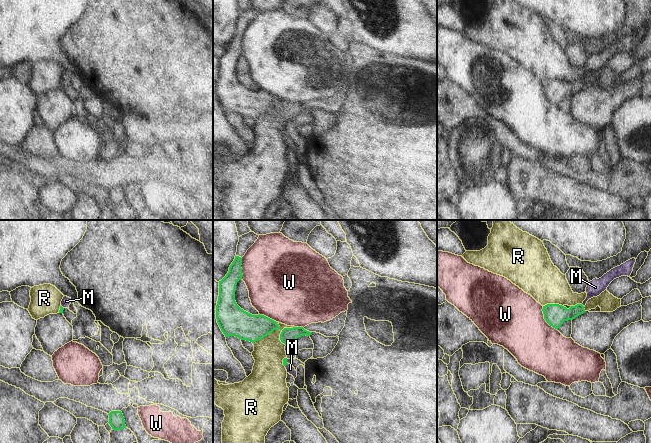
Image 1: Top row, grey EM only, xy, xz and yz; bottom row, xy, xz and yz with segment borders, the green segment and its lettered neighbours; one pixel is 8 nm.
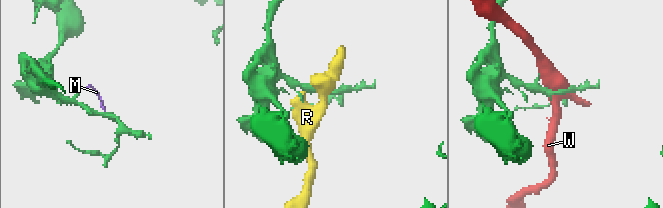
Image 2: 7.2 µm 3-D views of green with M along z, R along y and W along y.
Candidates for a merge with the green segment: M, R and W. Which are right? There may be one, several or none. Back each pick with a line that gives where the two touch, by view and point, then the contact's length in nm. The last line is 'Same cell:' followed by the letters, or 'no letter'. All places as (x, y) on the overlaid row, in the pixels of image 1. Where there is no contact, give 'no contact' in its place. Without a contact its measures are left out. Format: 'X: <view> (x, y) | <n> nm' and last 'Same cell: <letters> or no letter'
M: yz (582, 305) | 40 nm
Same cell: M

